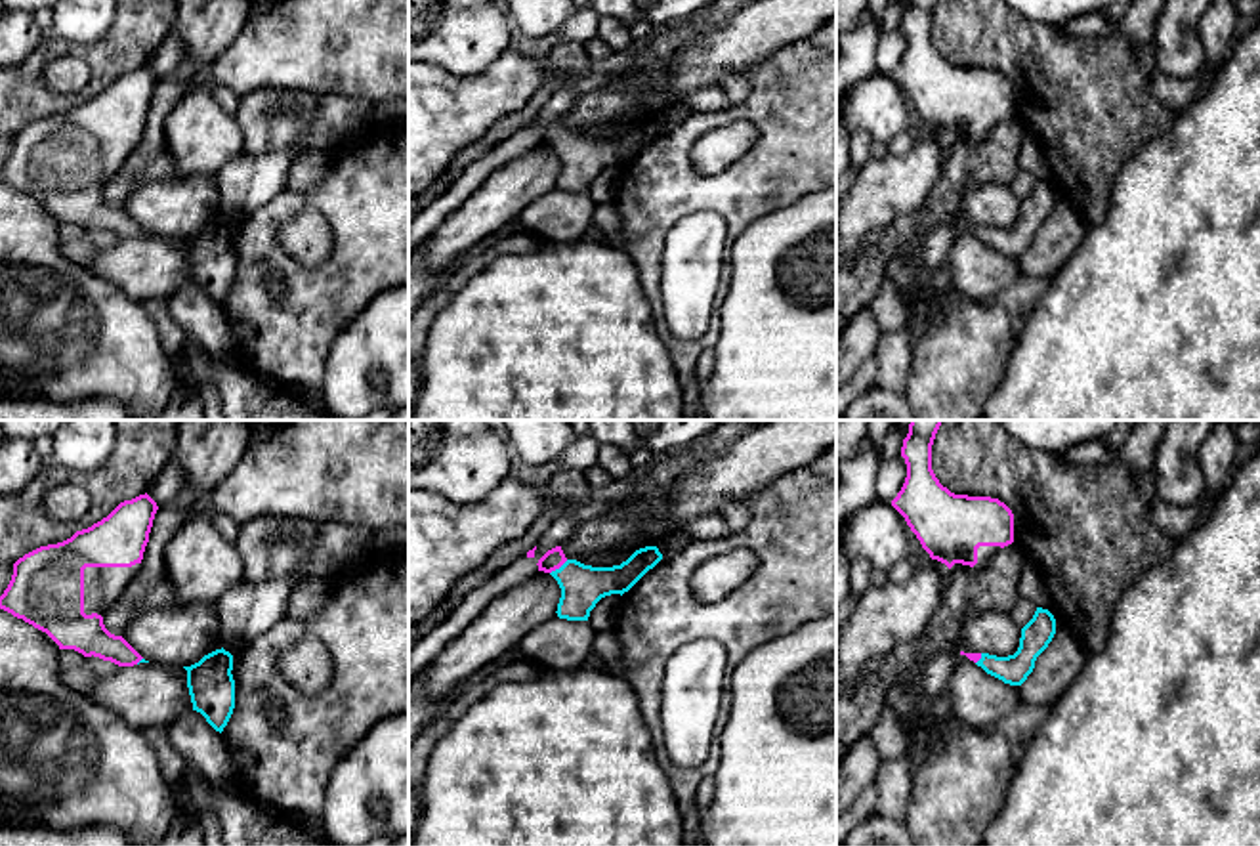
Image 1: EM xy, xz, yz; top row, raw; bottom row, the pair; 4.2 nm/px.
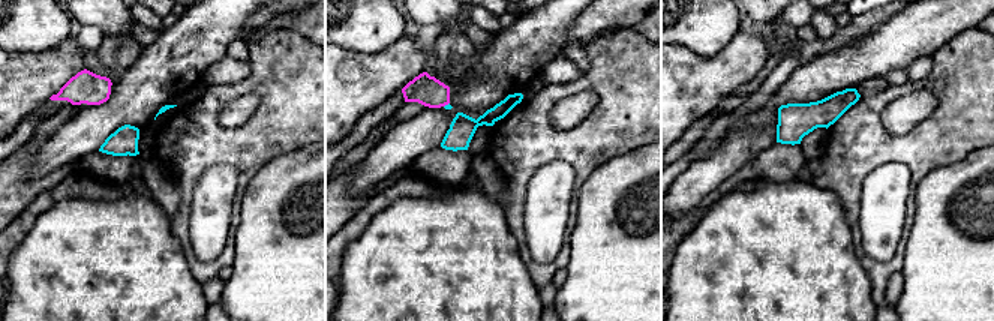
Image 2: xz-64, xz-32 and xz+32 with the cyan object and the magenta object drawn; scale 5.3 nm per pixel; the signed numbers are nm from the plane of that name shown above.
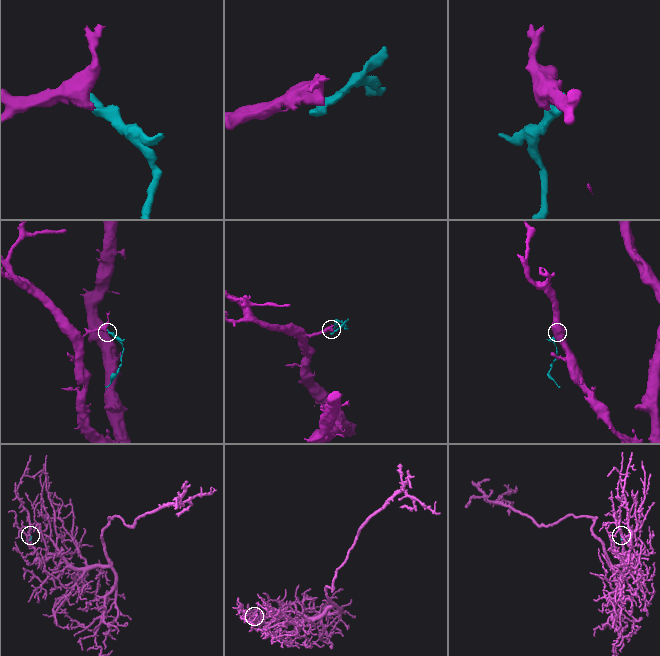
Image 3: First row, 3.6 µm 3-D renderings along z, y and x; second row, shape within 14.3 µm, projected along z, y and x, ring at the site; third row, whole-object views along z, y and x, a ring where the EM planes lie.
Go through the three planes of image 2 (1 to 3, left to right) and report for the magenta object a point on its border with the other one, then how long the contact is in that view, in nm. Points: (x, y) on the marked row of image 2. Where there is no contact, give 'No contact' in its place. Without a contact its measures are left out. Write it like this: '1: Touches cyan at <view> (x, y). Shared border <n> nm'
1: No contact
2: Touches cyan at xz-32 (446, 105). Shared border 40 nm
3: No contact

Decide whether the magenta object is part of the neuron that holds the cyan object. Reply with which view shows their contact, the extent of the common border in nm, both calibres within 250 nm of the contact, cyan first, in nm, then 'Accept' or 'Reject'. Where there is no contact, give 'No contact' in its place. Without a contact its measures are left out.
Touches cyan in xz. Shared border 100 nm. Thickness 180 nm (cyan) against 90 nm. Accept

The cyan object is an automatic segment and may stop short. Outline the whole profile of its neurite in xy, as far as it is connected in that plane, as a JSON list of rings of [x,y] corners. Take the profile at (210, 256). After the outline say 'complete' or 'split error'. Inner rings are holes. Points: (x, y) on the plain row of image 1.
[[[221,220],[183,241],[193,283],[221,306],[235,281],[233,227]]]; complete

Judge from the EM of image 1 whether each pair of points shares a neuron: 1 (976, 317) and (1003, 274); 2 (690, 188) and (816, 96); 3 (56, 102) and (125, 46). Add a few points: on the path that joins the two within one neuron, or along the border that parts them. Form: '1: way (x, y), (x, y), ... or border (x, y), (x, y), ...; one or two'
1: border (955, 289), (974, 300), (991, 302); two
2: way (724, 188), (735, 188), (793, 130); one
3: way (75, 98), (83, 96), (104, 75), (107, 65); one

